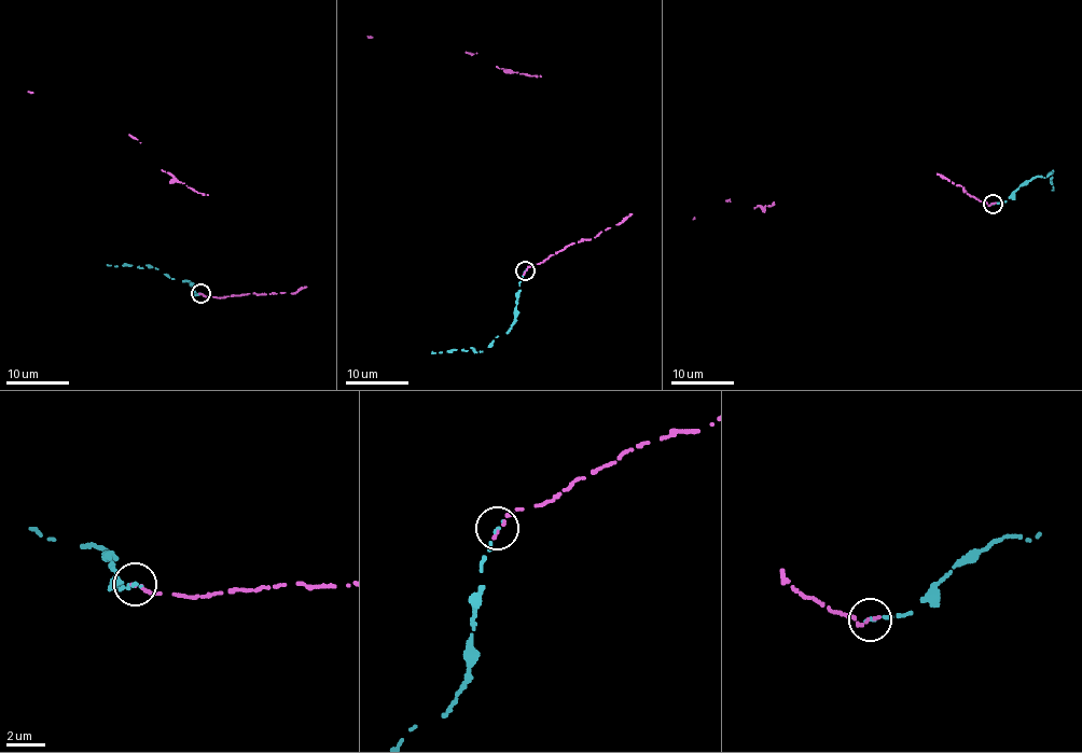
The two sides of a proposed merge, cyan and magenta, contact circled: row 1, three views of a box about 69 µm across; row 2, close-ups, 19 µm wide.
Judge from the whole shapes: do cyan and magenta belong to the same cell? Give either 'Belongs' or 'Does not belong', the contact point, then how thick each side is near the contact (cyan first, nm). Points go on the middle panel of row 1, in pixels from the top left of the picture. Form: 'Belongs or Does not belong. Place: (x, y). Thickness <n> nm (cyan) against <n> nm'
Does not belong. Place: (525, 270). Thickness 160 nm (cyan) against 190 nm

